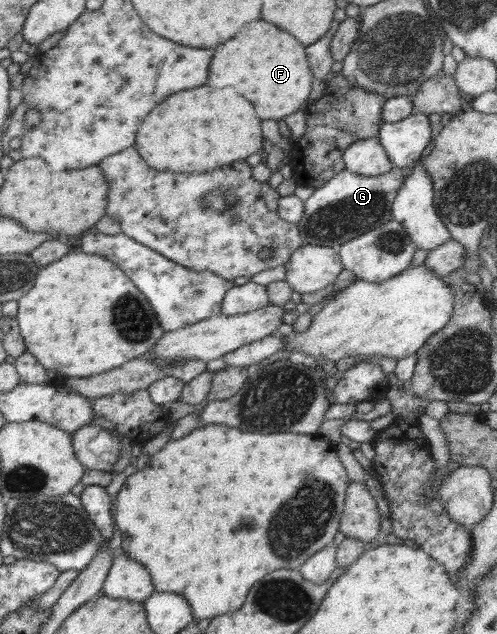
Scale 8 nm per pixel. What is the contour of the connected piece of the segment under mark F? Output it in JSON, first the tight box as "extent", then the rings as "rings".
{"extent":[207,20,313,121],"rings":[[[257,20],[245,24],[239,30],[239,36],[233,36],[217,48],[211,62],[211,76],[207,86],[235,86],[239,94],[247,96],[247,100],[255,104],[259,118],[278,121],[301,109],[301,104],[307,102],[313,90],[313,81],[305,46],[275,24]]]}

